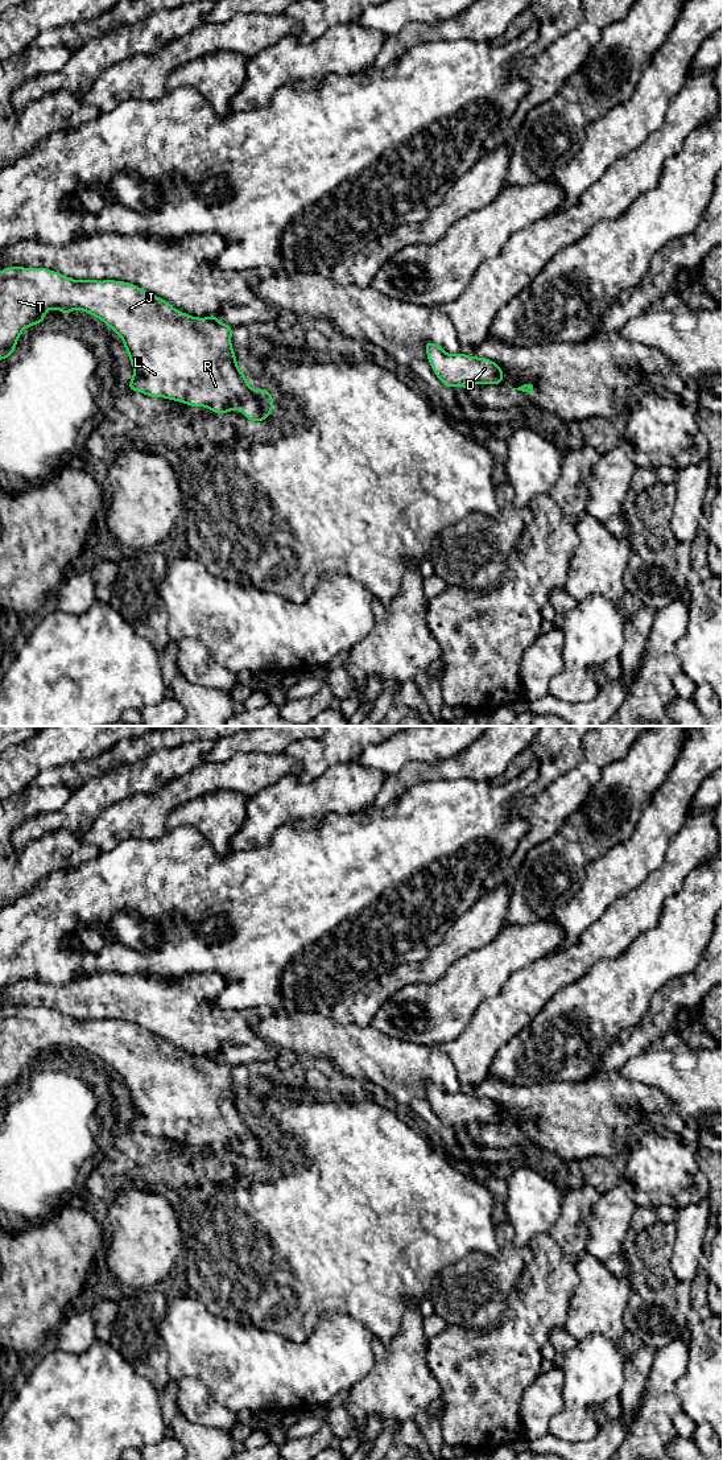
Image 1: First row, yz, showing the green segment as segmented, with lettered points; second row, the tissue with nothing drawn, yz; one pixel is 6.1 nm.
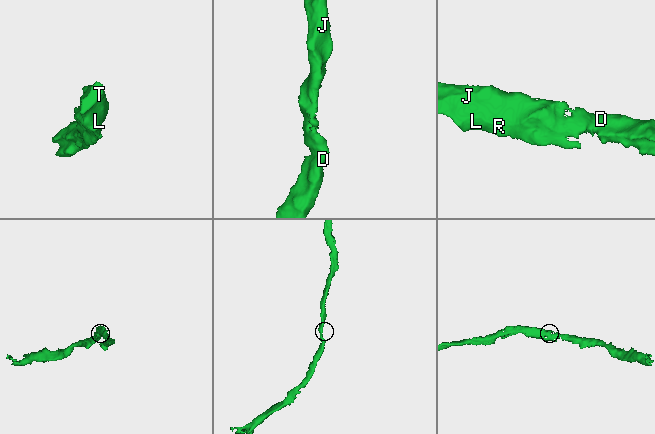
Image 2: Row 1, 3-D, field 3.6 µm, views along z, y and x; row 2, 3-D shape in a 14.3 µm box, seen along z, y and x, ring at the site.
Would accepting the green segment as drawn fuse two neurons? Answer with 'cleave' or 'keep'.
keep

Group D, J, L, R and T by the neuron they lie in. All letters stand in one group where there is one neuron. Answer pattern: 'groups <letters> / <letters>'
groups D J L R T

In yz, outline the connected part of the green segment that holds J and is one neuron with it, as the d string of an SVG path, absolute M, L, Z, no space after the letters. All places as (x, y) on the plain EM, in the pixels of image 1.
M11 1006L0 1010L0 1100L11 1096L24 1068L34 1063L44 1063L44 1053L58 1048L67 1055L74 1048L80 1048L100 1057L117 1075L121 1076L129 1101L135 1110L129 1130L139 1130L152 1137L165 1137L181 1141L190 1146L210 1147L215 1154L228 1150L241 1150L247 1160L263 1162L274 1148L273 1135L265 1129L251 1129L245 1113L237 1108L236 1094L231 1084L232 1065L218 1061L218 1055L197 1057L174 1048L164 1038L125 1020L83 1019L77 1020L46 1007Z

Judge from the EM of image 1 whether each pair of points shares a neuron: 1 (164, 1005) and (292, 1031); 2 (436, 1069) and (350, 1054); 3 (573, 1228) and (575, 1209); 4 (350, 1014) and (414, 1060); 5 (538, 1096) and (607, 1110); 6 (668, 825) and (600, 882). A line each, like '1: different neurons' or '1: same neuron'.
1: different neurons
2: same neuron
3: same neuron
4: different neurons
5: same neuron
6: same neuron

